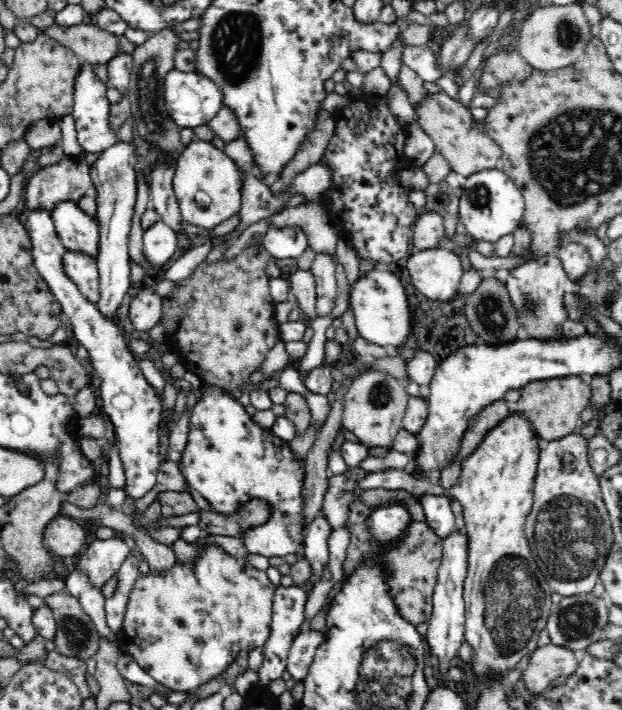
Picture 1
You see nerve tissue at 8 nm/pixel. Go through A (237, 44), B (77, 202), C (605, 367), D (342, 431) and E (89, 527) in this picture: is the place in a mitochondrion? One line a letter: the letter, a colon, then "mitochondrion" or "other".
A: mitochondrion
B: other
C: other
D: other
E: other

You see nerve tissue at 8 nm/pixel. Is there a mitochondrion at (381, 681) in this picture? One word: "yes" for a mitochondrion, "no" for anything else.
yes

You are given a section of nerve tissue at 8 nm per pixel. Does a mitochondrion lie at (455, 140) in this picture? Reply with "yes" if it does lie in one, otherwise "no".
no

